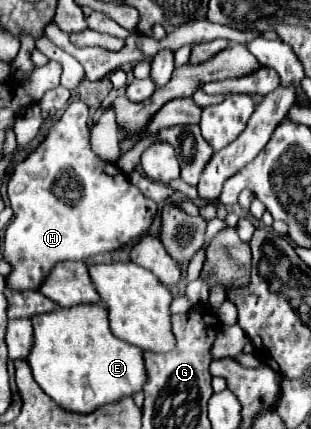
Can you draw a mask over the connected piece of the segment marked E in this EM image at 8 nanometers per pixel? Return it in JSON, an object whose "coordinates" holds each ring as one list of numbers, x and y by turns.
{"coordinates":[[81,303,67,309,57,307,57,311,31,317,31,325,33,325,33,345,27,363,33,369,37,385,63,409,89,413,95,407,101,407,103,403,117,401,125,395,133,395,143,389,147,375,141,359,143,357,141,349,111,335,107,323,107,309,101,303]]}

